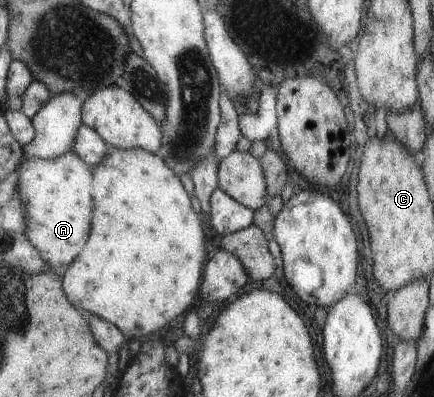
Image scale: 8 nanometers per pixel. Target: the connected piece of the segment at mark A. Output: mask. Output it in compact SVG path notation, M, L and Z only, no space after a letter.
M69 150L51 159L25 158L16 171L27 241L41 254L47 267L63 274L82 252L91 225L92 166Z

